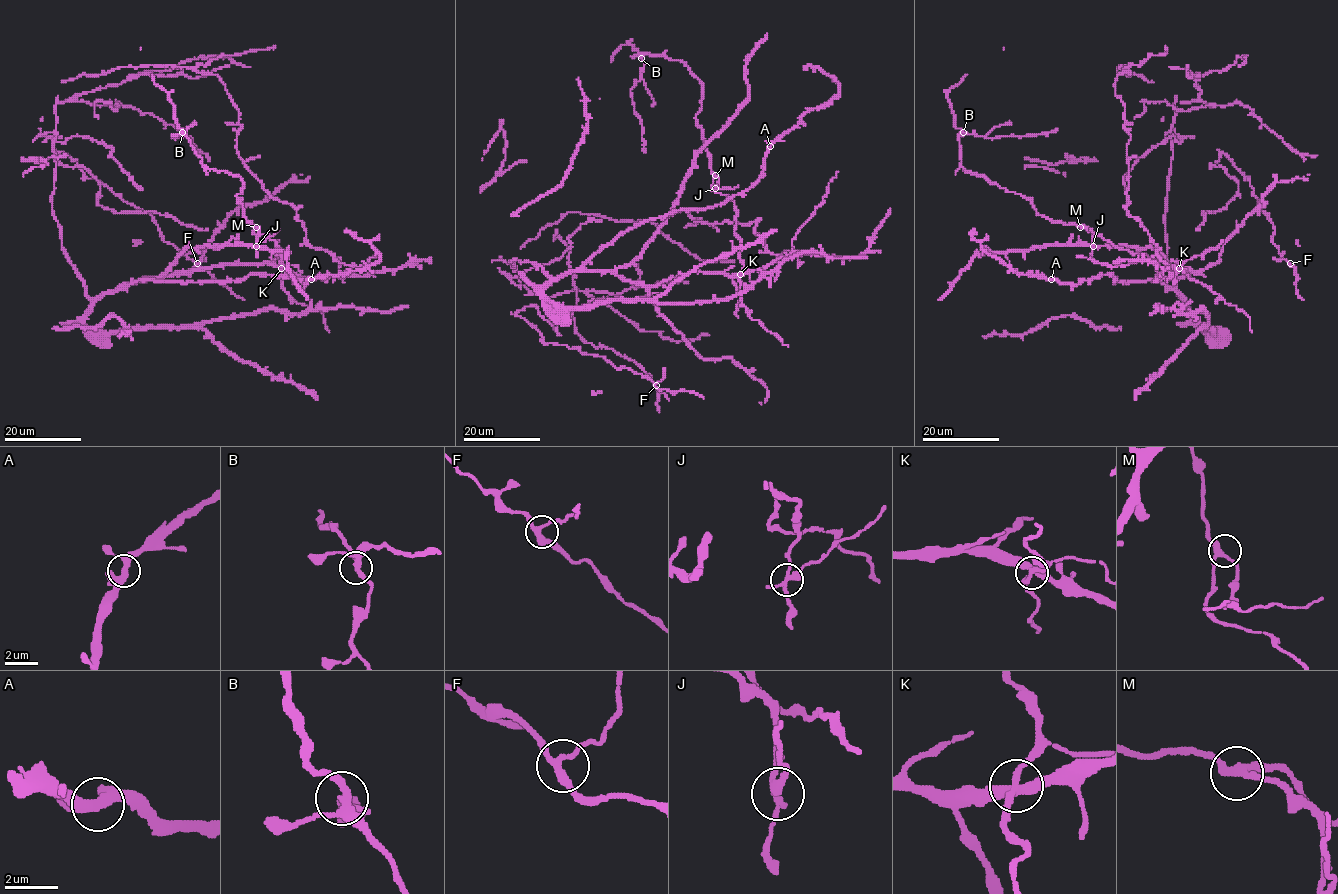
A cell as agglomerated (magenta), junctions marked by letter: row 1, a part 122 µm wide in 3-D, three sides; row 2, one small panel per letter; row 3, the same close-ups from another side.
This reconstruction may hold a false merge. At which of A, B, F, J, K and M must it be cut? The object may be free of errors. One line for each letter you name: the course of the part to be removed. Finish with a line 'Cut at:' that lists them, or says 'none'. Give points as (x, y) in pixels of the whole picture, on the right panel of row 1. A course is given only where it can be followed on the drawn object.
J: Course of the part to remove: (1092, 246), (1090, 229)
Cut at: J

